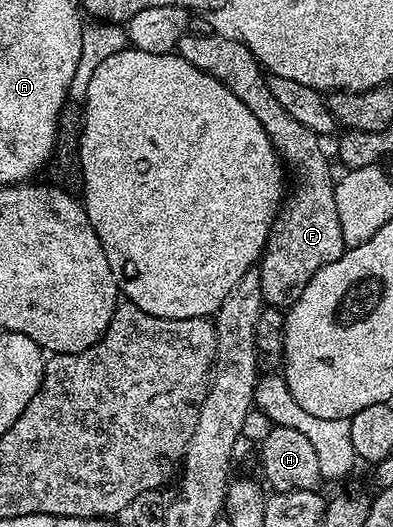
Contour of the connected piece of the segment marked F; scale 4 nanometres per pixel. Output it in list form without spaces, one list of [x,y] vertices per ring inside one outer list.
[[[188,33],[180,40],[178,55],[186,59],[186,63],[198,67],[198,71],[218,79],[218,83],[225,85],[231,93],[238,95],[238,99],[242,99],[242,103],[246,103],[246,107],[250,107],[250,115],[262,123],[277,154],[290,170],[291,180],[292,177],[296,180],[296,193],[287,194],[258,262],[265,306],[286,311],[300,298],[302,291],[306,291],[306,283],[310,283],[310,279],[314,279],[322,267],[334,263],[344,254],[346,246],[341,220],[338,219],[337,204],[334,203],[334,175],[332,177],[332,169],[320,150],[321,138],[302,127],[302,123],[298,123],[298,119],[289,115],[282,108],[282,103],[274,99],[260,62],[243,41],[232,37]]]

